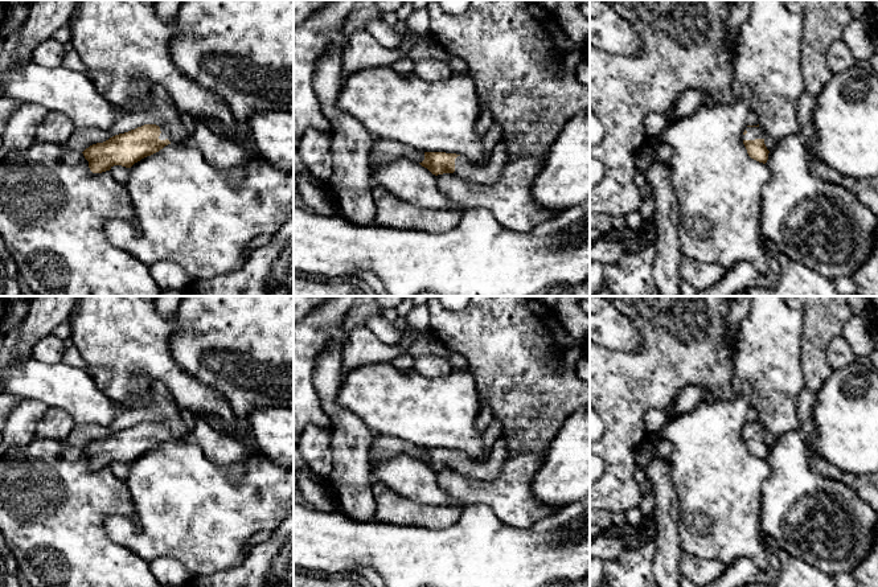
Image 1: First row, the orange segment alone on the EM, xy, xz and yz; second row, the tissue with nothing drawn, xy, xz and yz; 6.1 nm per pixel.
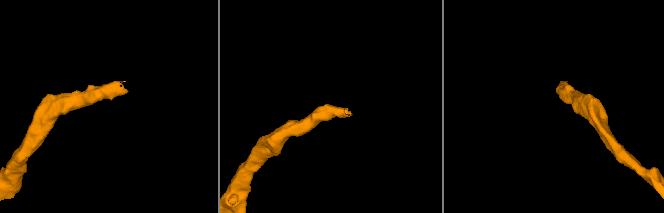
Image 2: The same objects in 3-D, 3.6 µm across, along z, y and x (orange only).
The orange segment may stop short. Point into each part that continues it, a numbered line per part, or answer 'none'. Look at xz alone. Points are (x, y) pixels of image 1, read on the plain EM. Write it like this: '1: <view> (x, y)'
1: xz (484, 469)

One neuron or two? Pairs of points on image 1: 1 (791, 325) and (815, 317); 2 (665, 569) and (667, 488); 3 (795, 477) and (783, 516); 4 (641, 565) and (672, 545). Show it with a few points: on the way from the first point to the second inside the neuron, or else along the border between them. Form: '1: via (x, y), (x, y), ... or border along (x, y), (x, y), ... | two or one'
1: border along (796, 310), (804, 316), (803, 352) | two
2: via (667, 549), (667, 508) | one
3: via (794, 487), (792, 507) | one
4: border along (656, 526), (656, 551), (652, 573) | two

